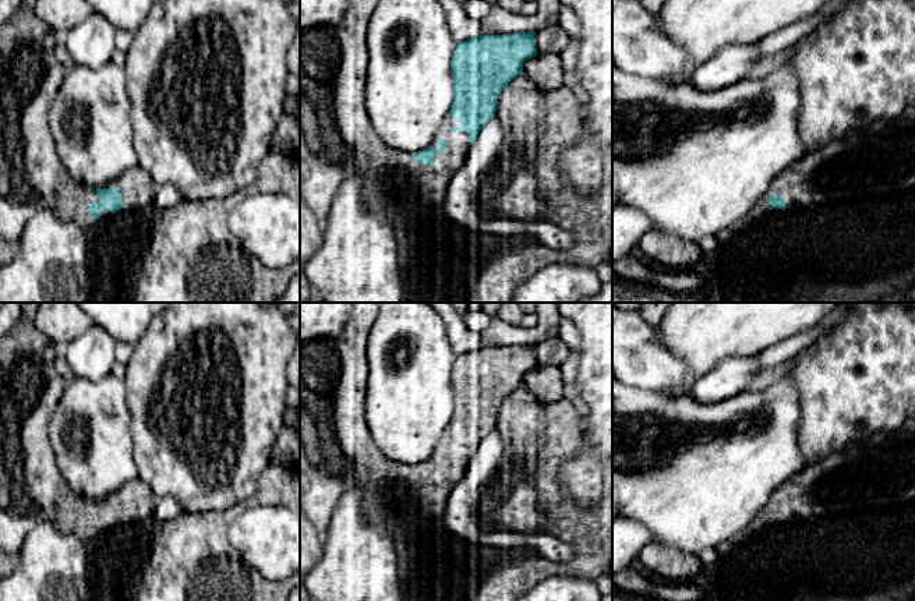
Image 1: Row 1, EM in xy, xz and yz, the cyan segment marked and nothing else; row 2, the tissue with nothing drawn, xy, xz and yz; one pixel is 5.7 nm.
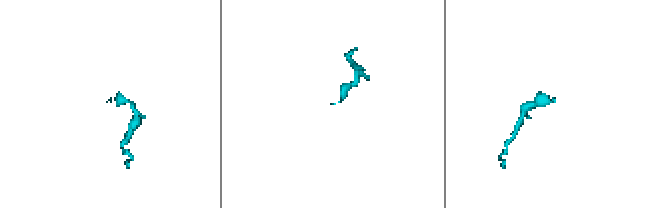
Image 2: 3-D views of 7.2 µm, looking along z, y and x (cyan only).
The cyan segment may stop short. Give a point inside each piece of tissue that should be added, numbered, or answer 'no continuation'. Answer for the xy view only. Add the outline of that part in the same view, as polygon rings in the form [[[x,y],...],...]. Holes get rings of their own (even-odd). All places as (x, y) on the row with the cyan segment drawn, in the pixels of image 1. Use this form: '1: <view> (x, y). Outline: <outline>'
1: xy (56, 190). Outline: [[[50,60],[39,89],[21,110],[22,163],[20,174],[29,183],[42,208],[52,211],[59,219],[73,220],[86,230],[114,213],[102,209],[99,219],[89,216],[89,204],[99,202],[100,198],[93,187],[85,185],[68,174],[56,151],[49,125],[49,110],[67,70],[64,64]]]

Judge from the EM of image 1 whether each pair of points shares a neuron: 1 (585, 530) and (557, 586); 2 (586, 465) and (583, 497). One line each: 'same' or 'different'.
1: different
2: same

